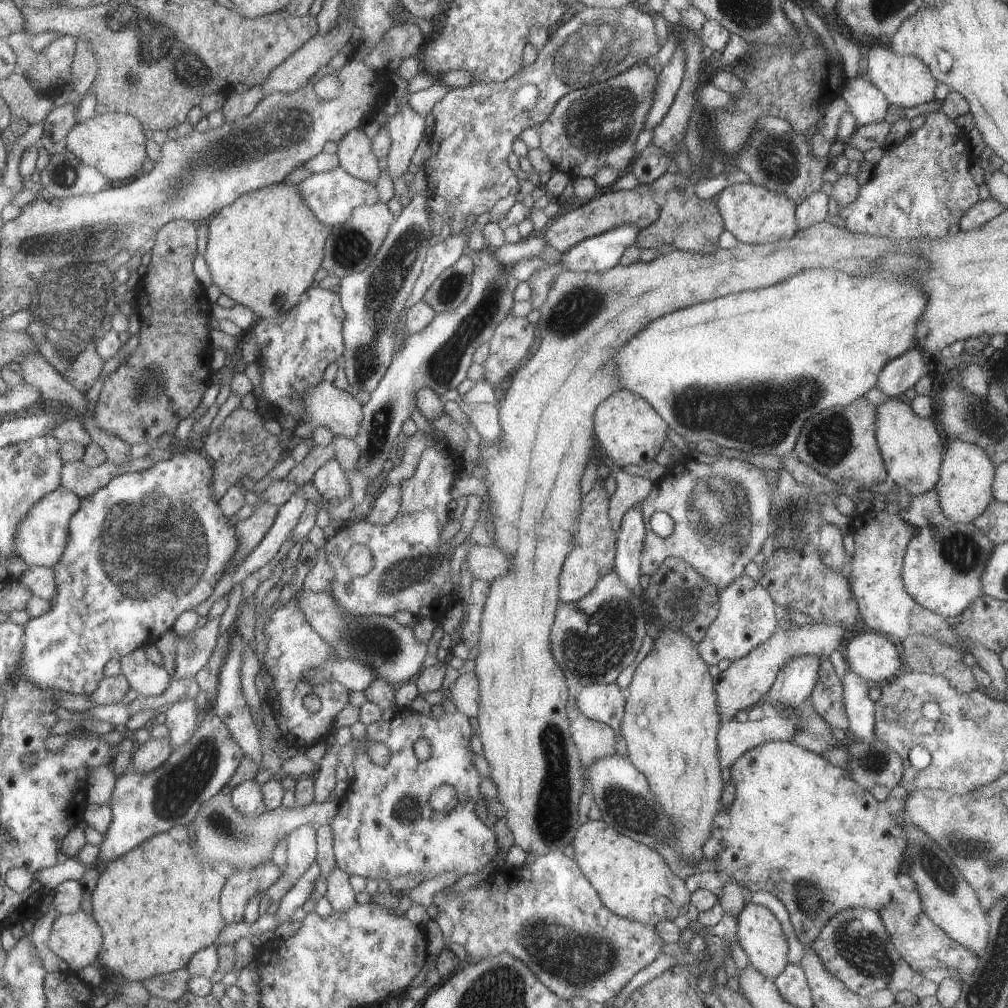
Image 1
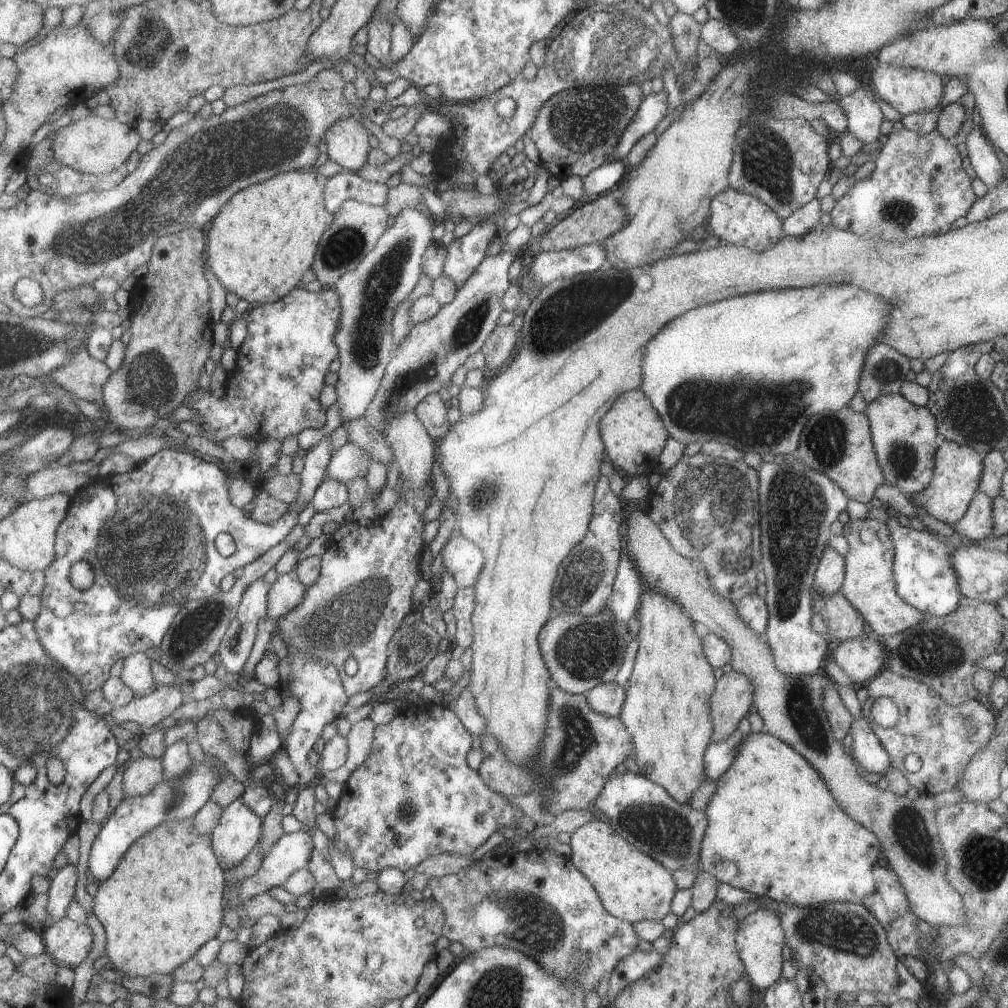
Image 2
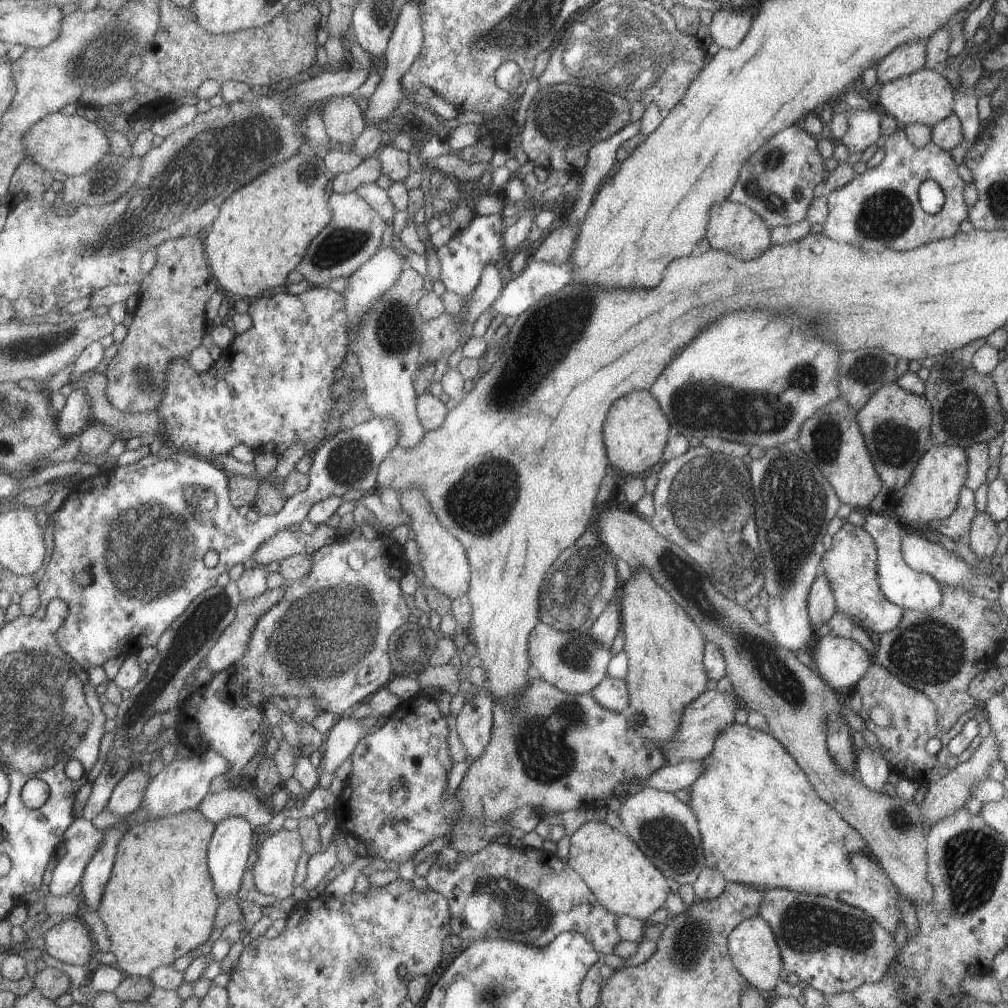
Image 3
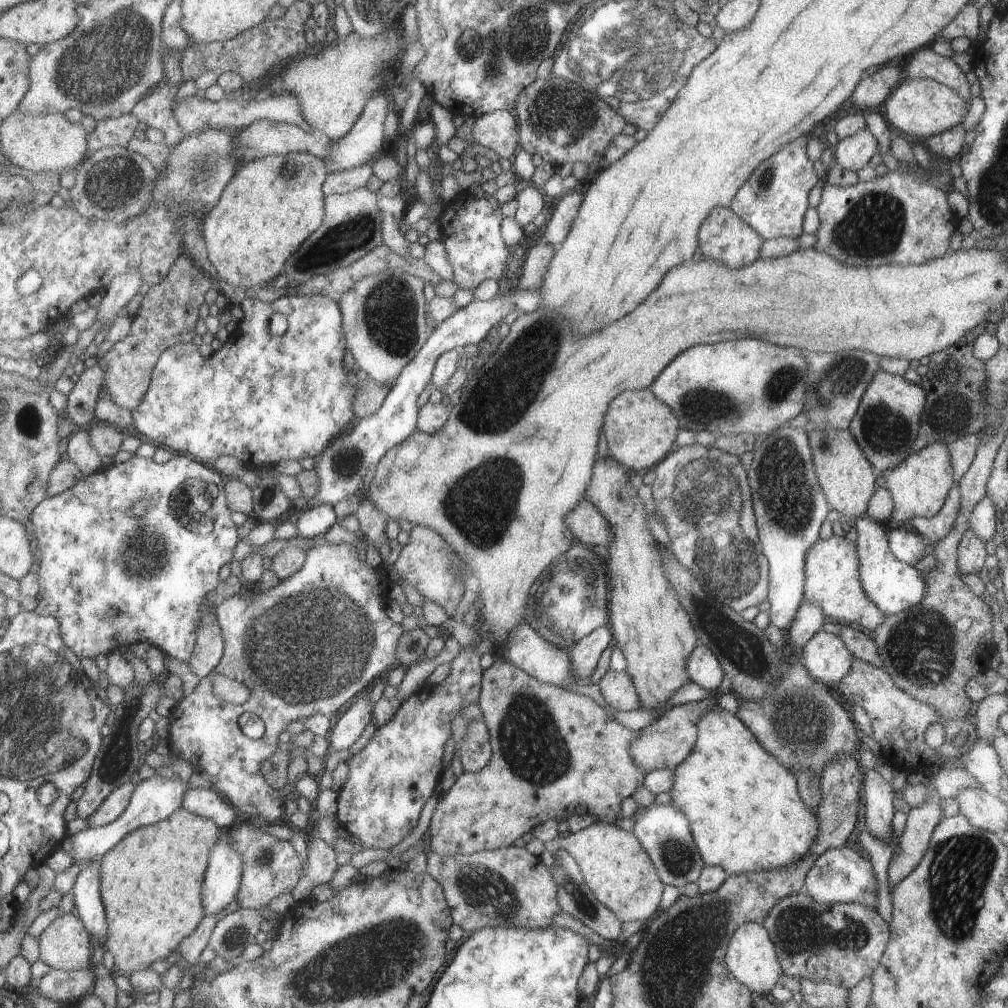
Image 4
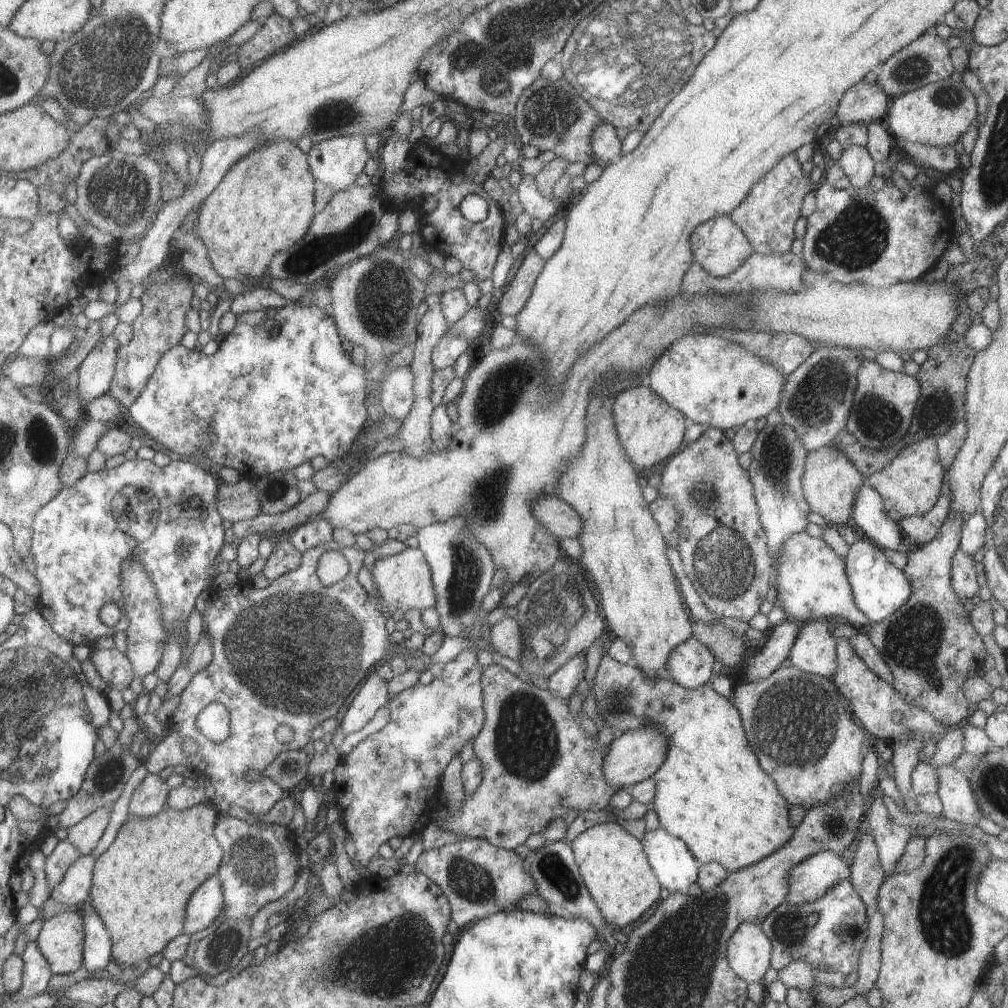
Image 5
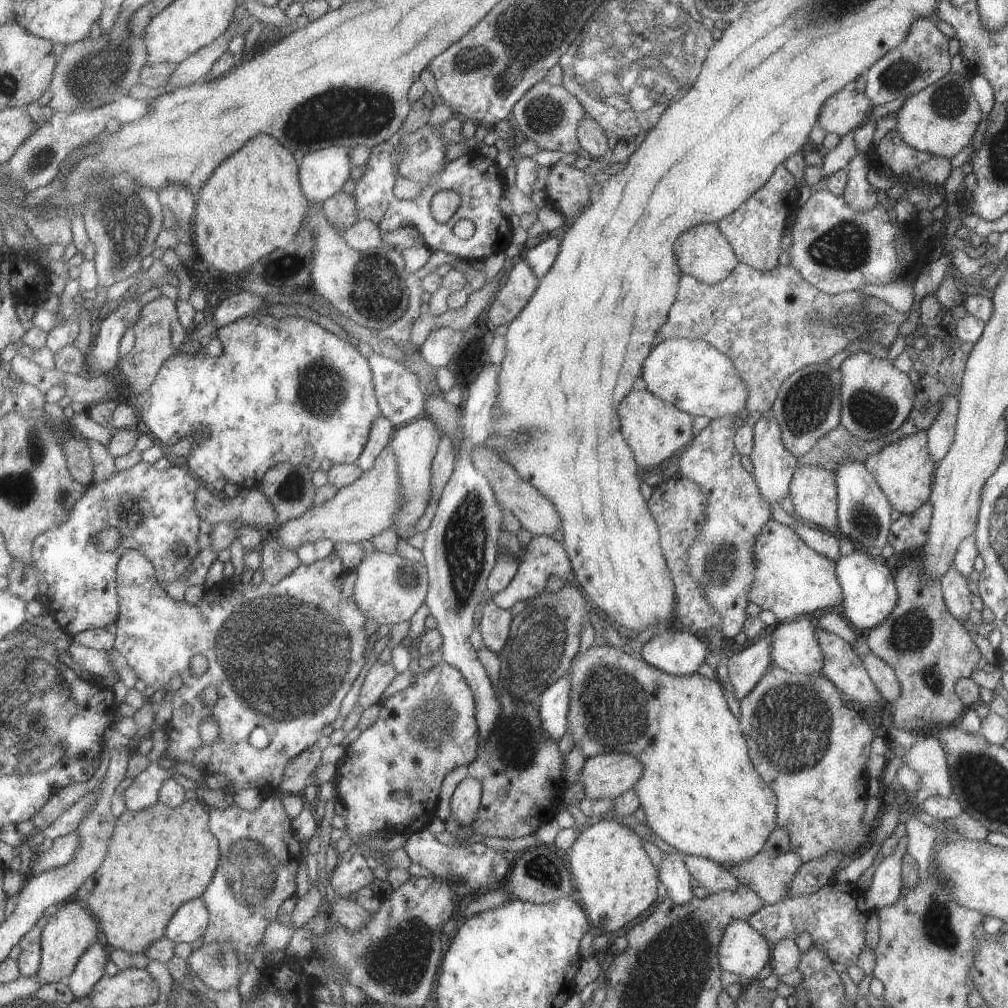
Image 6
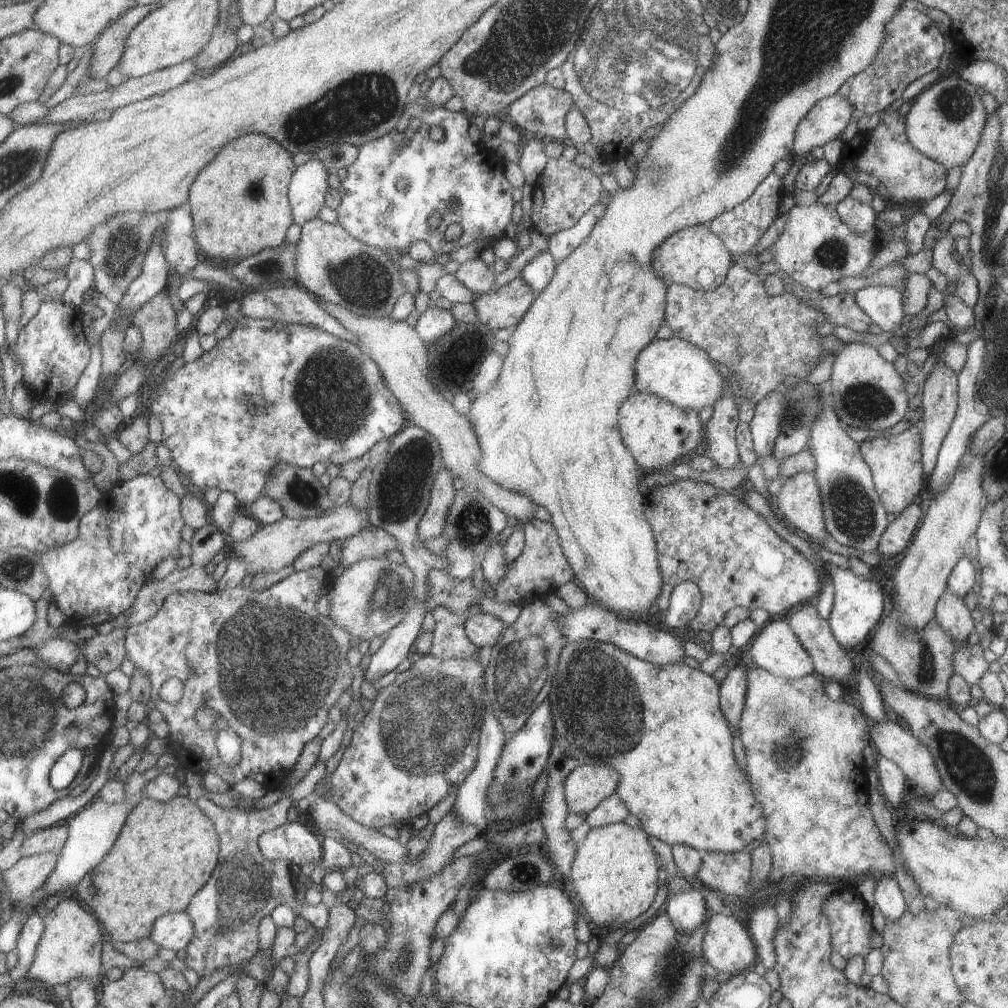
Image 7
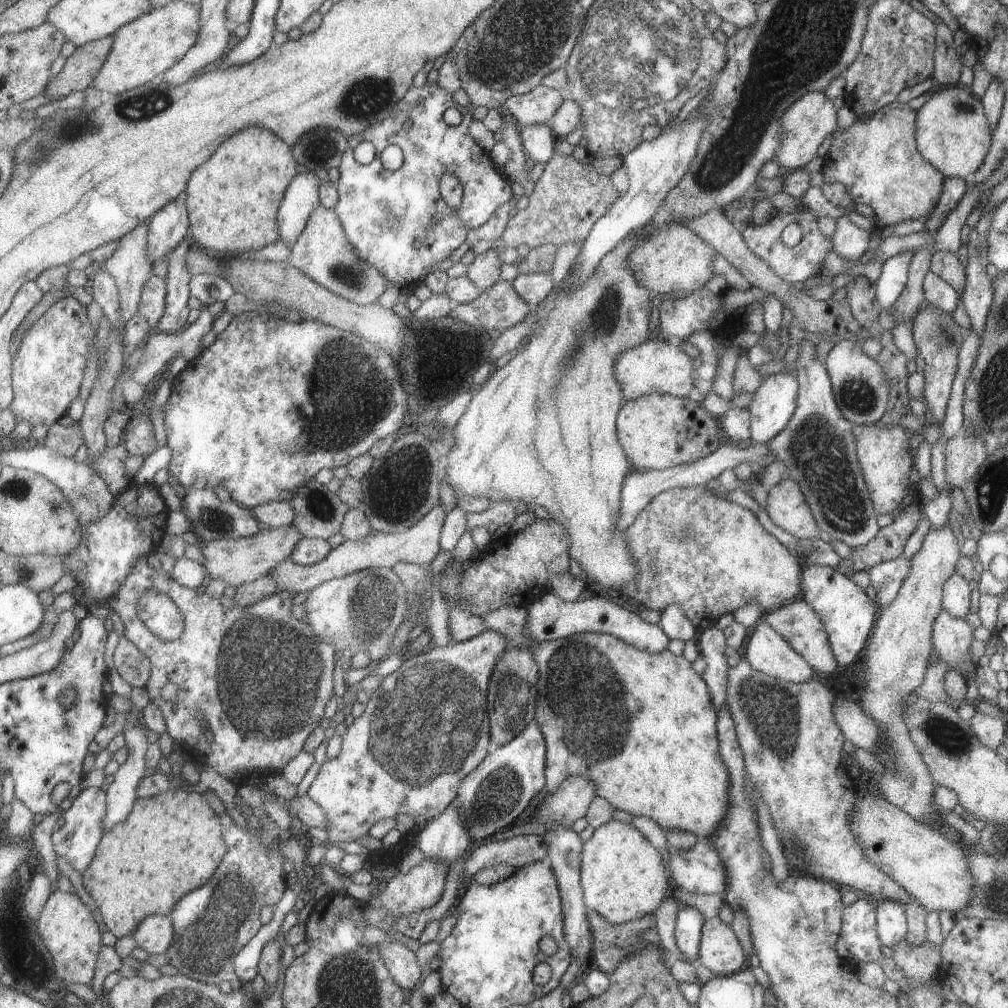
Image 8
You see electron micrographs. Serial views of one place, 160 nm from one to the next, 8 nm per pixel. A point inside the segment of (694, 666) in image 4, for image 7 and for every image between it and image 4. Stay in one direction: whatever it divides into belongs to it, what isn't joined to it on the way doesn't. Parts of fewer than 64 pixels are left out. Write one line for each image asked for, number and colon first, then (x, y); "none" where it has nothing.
5: (709, 791)
6: (700, 794)
7: (676, 773)

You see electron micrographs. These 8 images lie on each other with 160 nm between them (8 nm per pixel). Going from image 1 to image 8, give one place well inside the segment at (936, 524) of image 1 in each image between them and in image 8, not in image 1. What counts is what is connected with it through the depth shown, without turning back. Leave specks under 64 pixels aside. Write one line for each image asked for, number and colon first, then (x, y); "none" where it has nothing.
2: (923, 577)
3: (907, 589)
4: (891, 585)
5: (878, 588)
6: (868, 593)
7: (857, 604)
8: (847, 616)

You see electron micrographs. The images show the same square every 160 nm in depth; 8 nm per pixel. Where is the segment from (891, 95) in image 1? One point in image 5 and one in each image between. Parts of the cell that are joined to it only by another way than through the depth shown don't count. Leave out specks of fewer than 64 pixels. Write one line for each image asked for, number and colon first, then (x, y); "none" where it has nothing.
2: (908, 90)
3: (924, 96)
4: (921, 108)
5: (937, 114)

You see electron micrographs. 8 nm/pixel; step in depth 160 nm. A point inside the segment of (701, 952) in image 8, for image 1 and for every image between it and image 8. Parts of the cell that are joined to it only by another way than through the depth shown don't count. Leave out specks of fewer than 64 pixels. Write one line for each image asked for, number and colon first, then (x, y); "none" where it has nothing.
1: (759, 933)
2: (759, 939)
3: (752, 949)
4: (750, 957)
5: (748, 950)
6: (743, 951)
7: (726, 945)

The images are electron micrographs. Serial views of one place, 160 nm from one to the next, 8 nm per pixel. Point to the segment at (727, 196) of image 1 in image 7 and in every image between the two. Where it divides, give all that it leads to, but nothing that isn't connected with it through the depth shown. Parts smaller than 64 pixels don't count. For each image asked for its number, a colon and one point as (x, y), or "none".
2: (735, 218)
3: (733, 228)
4: (724, 238)
5: (718, 246)
6: (703, 252)
7: (694, 257)

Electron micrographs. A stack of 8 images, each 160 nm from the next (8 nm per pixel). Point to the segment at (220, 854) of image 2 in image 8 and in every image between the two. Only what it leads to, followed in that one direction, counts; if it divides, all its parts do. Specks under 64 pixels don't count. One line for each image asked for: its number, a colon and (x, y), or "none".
3: (229, 853)
4: (220, 887)
5: (205, 906)
6: (191, 921)
7: (175, 931)
8: (155, 934)

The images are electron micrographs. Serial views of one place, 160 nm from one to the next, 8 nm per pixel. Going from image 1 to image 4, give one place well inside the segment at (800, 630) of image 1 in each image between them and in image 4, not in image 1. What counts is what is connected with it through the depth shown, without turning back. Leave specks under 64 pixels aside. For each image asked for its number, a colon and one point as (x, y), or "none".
2: (731, 701)
3: (700, 720)
4: (663, 744)

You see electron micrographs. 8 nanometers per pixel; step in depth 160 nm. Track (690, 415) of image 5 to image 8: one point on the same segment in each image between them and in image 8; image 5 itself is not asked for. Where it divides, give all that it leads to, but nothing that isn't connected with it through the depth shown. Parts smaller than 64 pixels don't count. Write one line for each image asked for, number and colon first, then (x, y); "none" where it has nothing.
6: (691, 375)
7: (681, 373)
8: (652, 366)

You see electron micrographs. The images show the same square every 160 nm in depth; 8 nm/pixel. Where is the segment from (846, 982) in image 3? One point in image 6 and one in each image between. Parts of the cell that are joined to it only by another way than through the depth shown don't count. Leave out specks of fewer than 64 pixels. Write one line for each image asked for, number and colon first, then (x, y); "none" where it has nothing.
4: (841, 942)
5: (829, 931)
6: (834, 916)

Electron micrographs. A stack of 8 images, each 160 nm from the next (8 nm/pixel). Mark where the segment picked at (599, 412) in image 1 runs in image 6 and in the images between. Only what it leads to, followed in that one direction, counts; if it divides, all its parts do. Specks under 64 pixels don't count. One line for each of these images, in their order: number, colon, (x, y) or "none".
2: (633, 435)
3: (635, 430)
4: (640, 430)
5: (649, 430)
6: (654, 430)

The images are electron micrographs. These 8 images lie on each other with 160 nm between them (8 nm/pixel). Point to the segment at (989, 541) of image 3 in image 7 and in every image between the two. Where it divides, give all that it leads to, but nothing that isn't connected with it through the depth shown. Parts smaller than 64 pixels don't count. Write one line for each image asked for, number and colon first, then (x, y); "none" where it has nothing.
4: (971, 552)
5: (965, 582)
6: (954, 590)
7: (952, 616)

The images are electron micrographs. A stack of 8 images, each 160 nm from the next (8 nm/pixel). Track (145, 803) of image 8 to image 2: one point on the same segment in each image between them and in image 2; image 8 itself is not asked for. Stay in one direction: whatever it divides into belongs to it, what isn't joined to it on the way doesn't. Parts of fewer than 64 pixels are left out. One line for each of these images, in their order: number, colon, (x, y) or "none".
2: (164, 902)
3: (160, 904)
4: (152, 881)
5: (143, 882)
6: (160, 858)
7: (167, 852)

